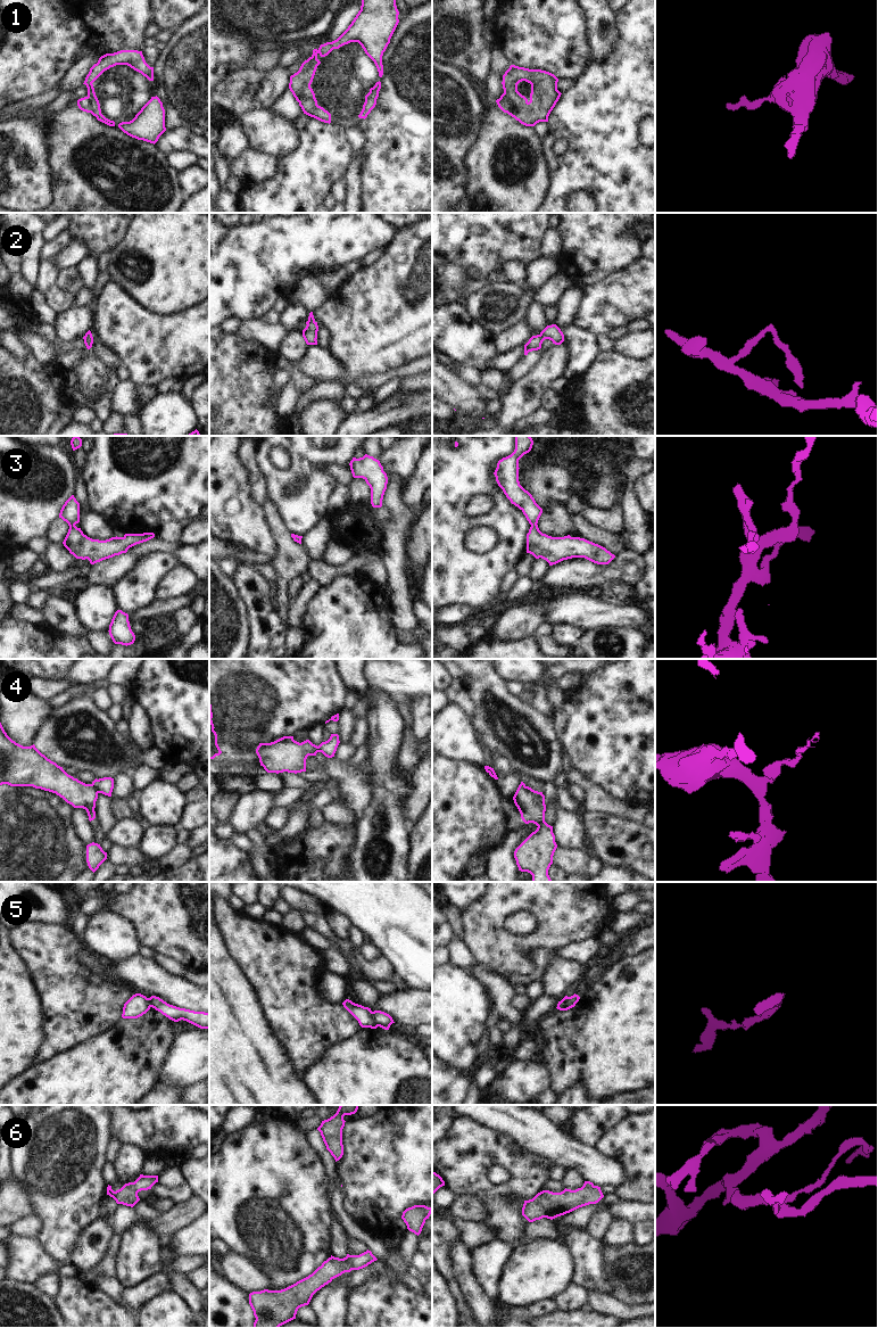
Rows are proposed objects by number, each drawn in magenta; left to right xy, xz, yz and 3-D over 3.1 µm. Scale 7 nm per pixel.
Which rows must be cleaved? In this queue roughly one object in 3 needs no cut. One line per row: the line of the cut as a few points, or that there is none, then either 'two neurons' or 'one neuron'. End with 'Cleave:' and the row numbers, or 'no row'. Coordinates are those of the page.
1: cut yz (499, 98), (505, 98), (512, 104), (512, 108), (507, 113); two neurons
2: cut none; one neuron
3: cut none; one neuron
4: cut xy (90, 784), (98, 792); two neurons
5: cut xz (371, 1012), (371, 1019), (378, 1025); two neurons
6: cut xz (350, 1255), (349, 1263), (353, 1269); two neurons
Cleave: 1, 4, 5, 6

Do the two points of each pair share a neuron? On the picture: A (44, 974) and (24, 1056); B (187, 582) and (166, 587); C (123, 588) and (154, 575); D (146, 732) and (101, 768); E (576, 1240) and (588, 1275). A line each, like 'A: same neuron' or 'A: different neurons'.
A: different neurons
B: same neuron
C: same neuron
D: different neurons
E: same neuron

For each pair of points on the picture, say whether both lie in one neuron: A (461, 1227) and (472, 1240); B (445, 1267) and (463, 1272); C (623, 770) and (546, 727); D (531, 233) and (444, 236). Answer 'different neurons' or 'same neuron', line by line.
A: same neuron
B: different neurons
C: different neurons
D: same neuron

